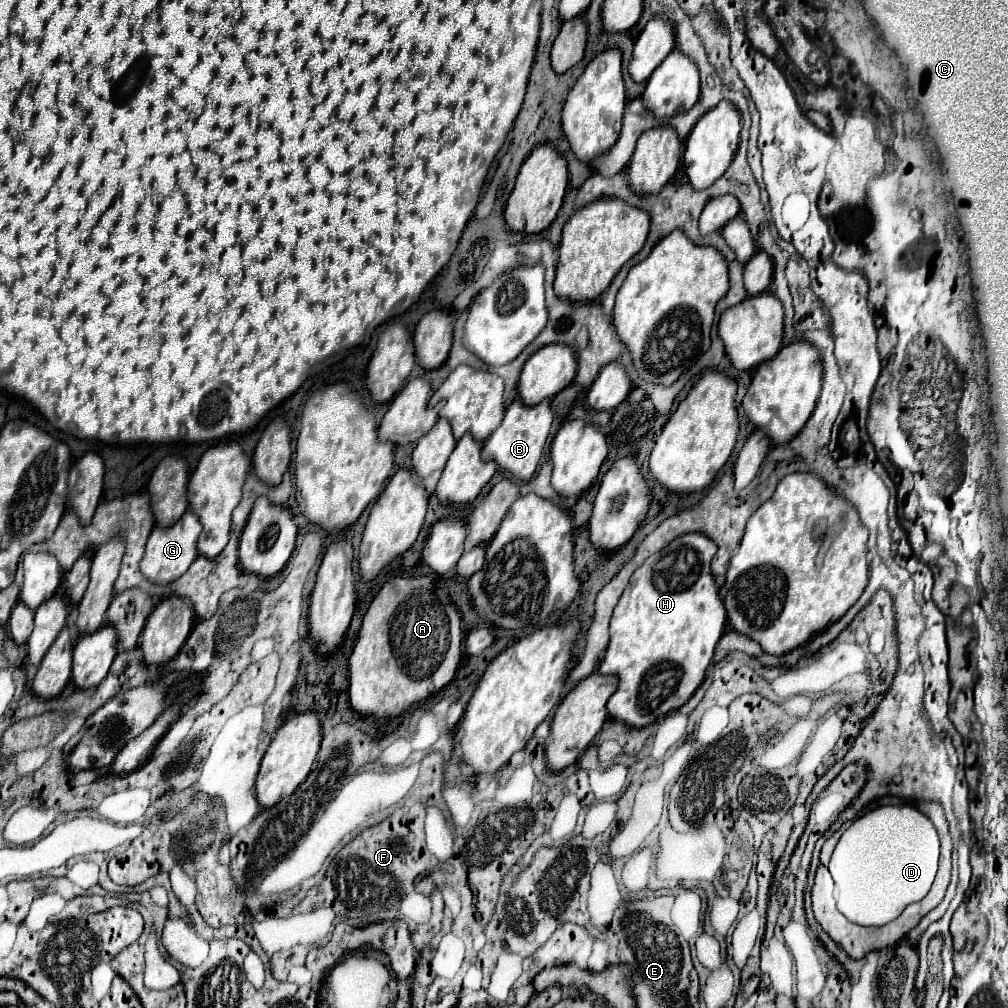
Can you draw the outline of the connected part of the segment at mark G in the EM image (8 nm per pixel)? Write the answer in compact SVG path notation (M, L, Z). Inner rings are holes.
M187 509L185 515L173 527L169 527L169 529L155 527L153 533L149 535L147 549L145 549L145 555L141 559L143 577L155 585L169 585L175 579L179 579L199 555L197 553L197 535L199 533L201 533L201 523L191 509Z

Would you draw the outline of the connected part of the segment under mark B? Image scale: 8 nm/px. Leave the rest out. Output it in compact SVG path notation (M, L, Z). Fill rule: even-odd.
M519 399L513 401L511 407L505 411L505 417L503 417L501 425L483 443L483 451L481 451L483 461L495 461L501 469L513 473L521 481L529 481L535 475L537 465L541 461L551 423L553 423L553 413L549 409L549 401L543 401L535 407L523 405Z

